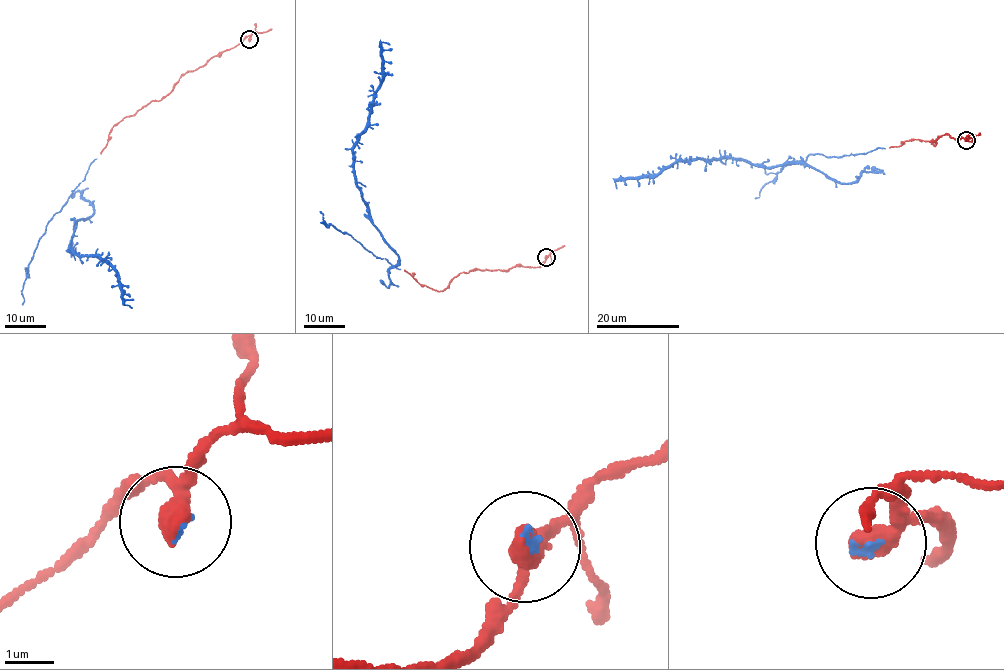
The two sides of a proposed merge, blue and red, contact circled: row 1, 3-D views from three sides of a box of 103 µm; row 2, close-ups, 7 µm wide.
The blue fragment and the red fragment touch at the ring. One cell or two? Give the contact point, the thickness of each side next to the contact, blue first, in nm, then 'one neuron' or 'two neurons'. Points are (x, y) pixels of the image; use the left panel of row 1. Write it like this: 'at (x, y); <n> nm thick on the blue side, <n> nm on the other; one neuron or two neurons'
at (249, 39); 110 nm thick on the blue side, 360 nm on the other; one neuron

